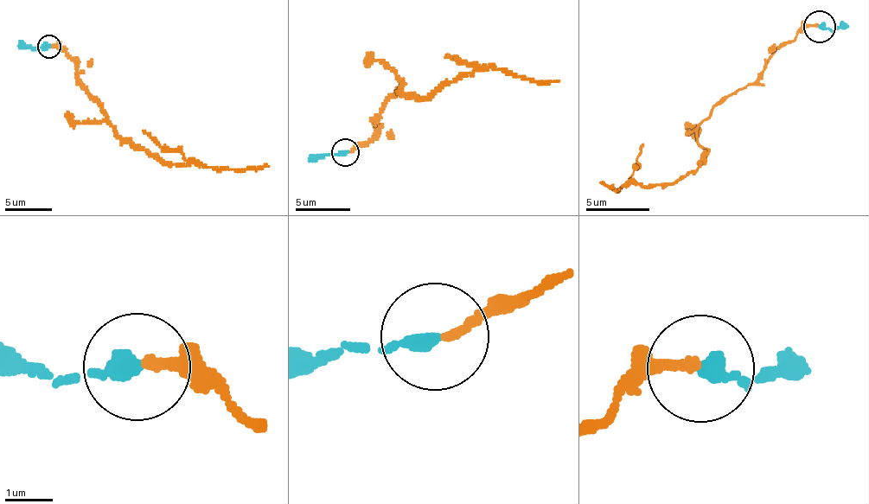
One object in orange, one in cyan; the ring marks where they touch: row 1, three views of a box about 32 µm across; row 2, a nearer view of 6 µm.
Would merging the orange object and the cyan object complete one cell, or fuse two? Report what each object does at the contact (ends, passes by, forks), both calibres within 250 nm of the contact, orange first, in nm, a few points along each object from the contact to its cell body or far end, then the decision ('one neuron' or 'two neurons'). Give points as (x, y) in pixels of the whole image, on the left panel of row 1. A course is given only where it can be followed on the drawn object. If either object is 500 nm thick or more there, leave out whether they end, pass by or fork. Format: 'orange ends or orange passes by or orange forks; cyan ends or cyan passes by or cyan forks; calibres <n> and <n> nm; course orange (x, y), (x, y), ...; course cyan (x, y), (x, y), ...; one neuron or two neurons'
orange ends; cyan ends; calibres 190 and 320 nm; course orange (50, 47), (65, 48), (115, 136), (169, 164), (250, 169), (268, 166); course cyan (47, 47), (19, 46); one neuron

